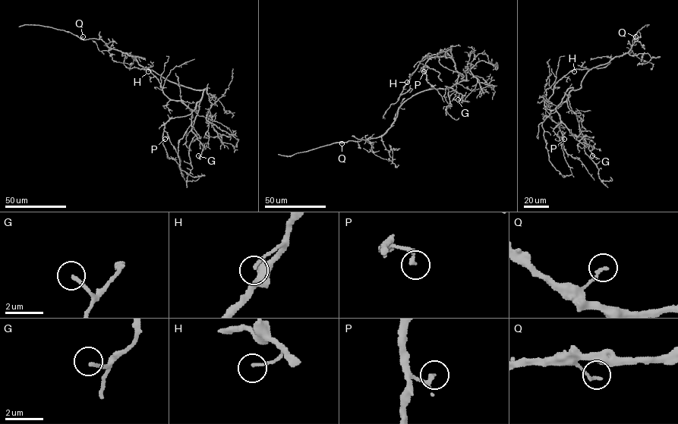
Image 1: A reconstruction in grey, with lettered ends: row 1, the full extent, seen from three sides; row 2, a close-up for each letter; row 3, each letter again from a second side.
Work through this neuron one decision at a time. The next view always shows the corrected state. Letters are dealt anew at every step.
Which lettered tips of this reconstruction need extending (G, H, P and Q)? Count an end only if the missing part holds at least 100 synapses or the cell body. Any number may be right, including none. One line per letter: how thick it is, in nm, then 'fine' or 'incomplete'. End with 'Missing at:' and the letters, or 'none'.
G: calibre 180 nm; fine
H: calibre 140 nm; fine
P: calibre 130 nm; fine
Q: calibre 150 nm; fine
Missing at: none

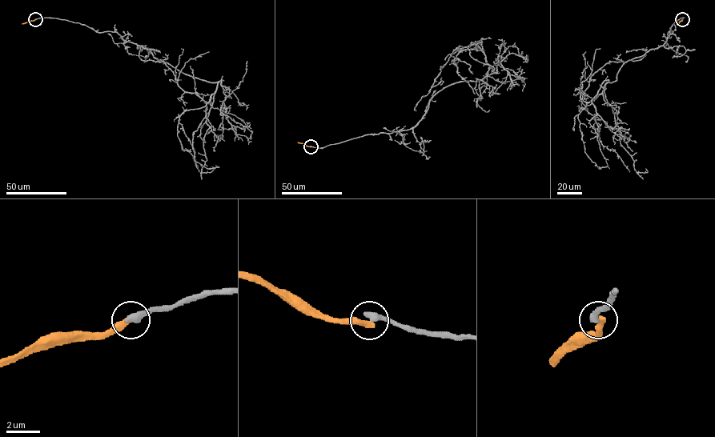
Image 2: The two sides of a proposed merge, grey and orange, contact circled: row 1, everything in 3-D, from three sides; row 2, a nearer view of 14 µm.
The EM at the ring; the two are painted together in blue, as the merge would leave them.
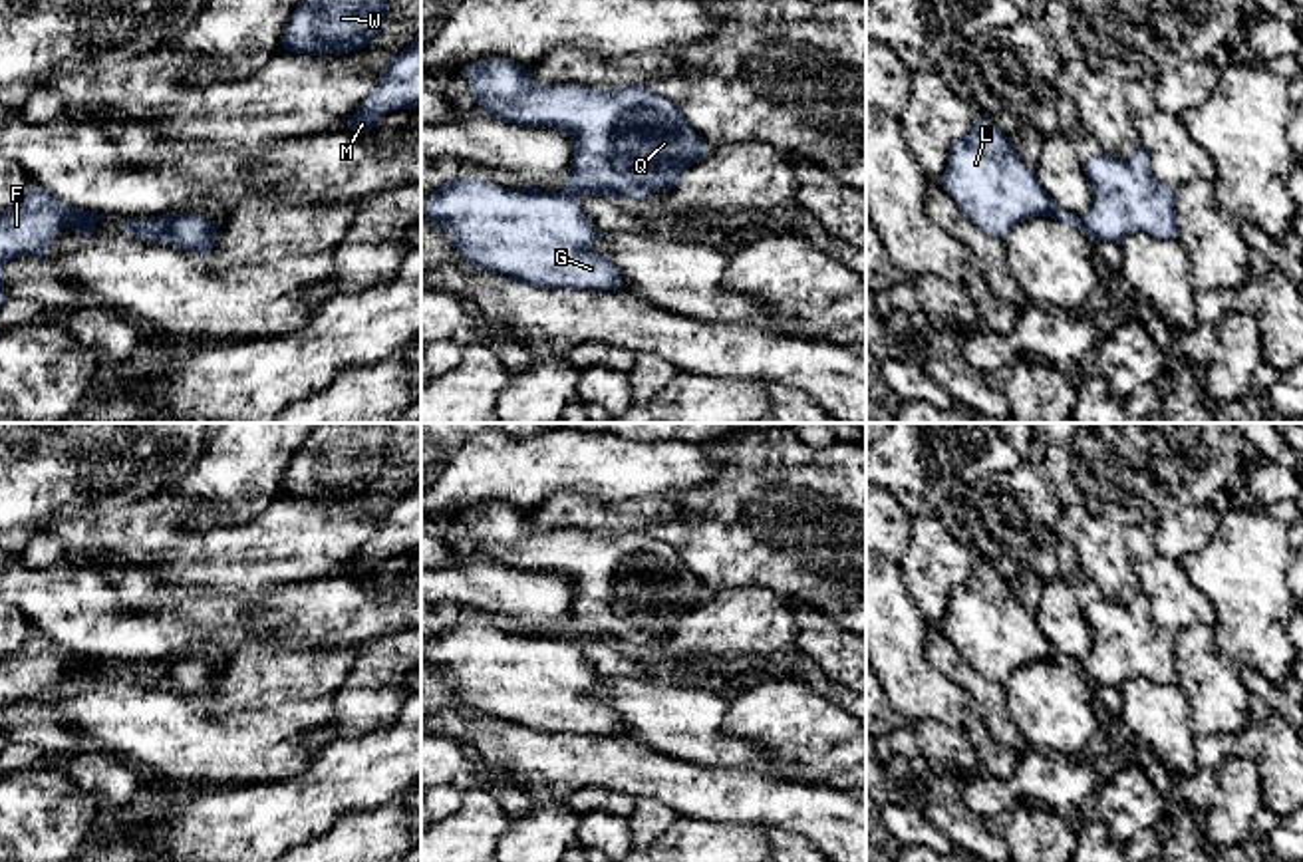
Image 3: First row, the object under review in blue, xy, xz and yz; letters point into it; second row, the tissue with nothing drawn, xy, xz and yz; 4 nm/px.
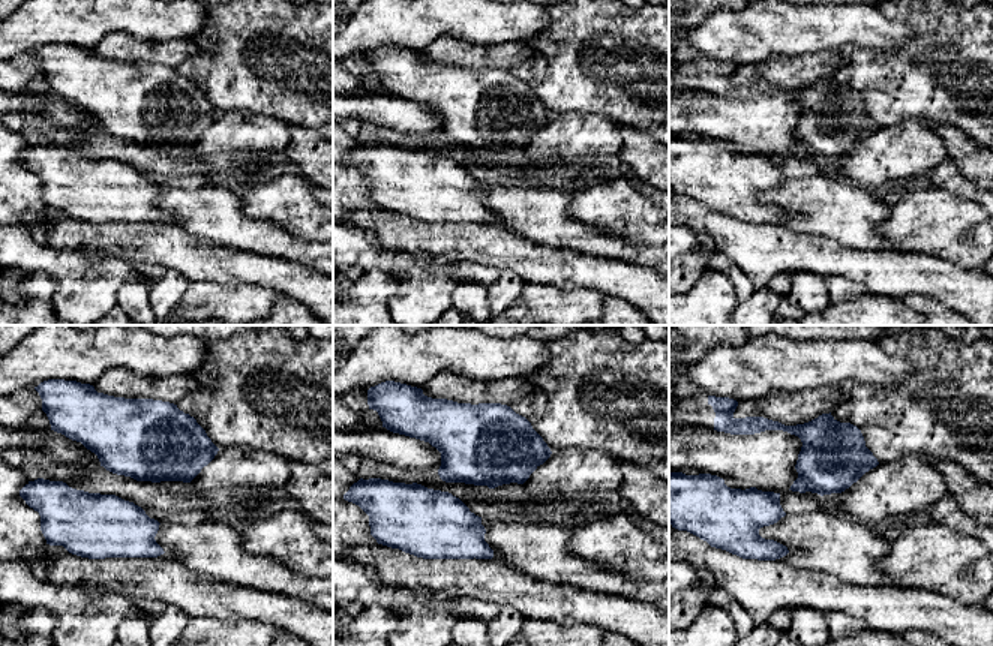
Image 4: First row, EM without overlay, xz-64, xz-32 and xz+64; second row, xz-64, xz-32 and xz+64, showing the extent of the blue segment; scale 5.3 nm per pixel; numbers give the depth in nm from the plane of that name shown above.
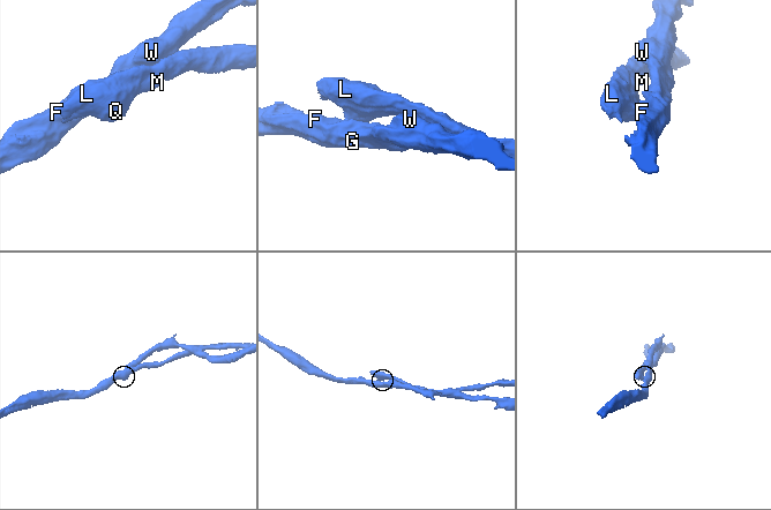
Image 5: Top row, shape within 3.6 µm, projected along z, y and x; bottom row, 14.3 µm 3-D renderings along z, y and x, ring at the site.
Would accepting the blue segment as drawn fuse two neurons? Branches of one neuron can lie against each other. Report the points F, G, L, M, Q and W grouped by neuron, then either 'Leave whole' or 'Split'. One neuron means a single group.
Groups: F G W / L M Q. Split

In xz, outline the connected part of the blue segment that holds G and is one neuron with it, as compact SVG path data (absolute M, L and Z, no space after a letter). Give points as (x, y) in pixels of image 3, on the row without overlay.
M453 622L421 647L421 657L443 671L461 701L481 715L550 735L614 735L622 729L612 703L592 693L606 677L582 657L574 640L544 638L534 630L514 636L483 624Z

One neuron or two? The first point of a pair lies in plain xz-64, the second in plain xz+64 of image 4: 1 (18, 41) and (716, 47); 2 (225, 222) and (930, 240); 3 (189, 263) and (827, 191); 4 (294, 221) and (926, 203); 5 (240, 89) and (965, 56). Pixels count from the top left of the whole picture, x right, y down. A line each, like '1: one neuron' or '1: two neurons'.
1: one neuron
2: two neurons
3: two neurons
4: one neuron
5: one neuron

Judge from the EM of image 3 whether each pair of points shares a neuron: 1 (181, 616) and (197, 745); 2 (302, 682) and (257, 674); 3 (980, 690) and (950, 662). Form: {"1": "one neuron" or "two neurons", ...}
{"1": "two neurons", "2": "one neuron", "3": "one neuron"}

